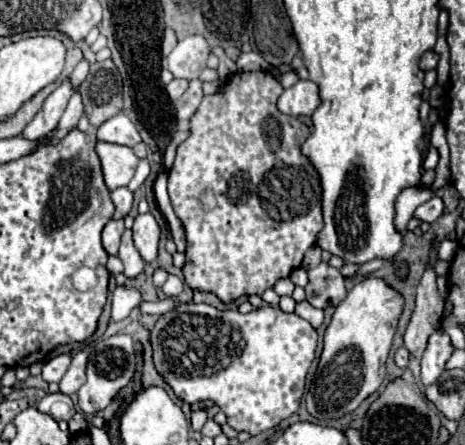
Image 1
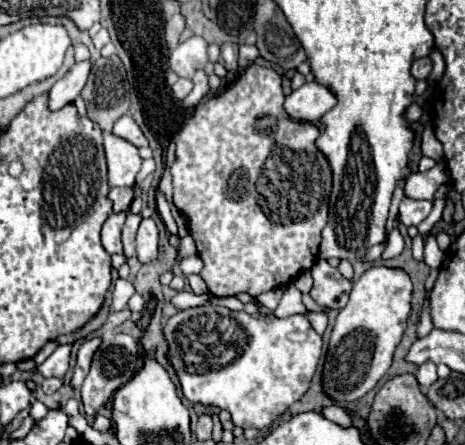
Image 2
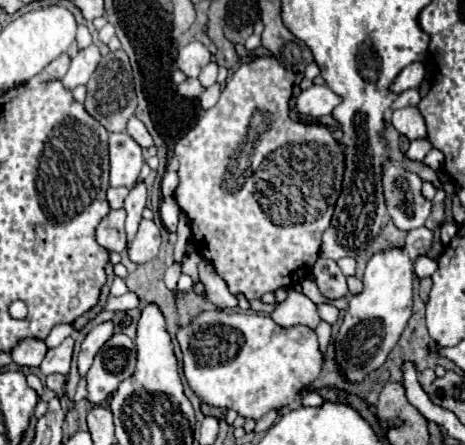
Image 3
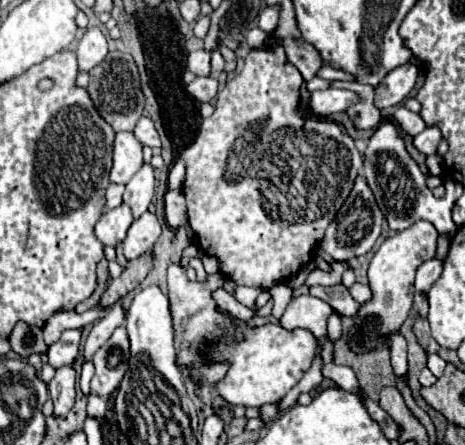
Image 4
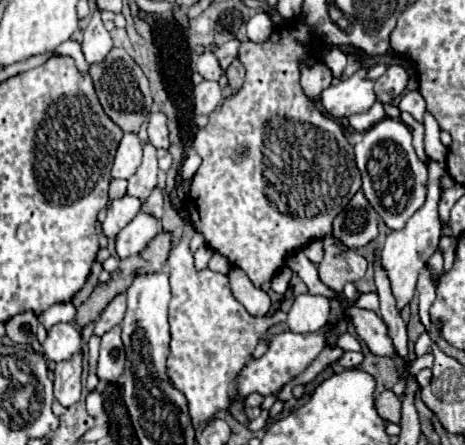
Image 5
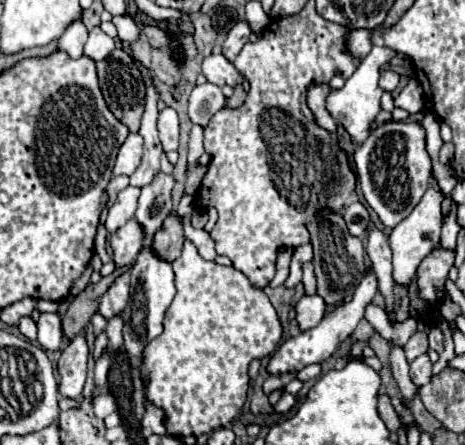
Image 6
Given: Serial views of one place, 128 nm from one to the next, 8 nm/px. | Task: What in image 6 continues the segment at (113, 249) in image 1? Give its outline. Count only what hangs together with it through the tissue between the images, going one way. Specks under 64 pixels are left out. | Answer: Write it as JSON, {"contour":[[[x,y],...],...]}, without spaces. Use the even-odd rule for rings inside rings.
{"contour":[[[128,186],[126,190],[122,190],[116,198],[116,202],[110,206],[108,210],[108,218],[106,218],[106,228],[108,232],[116,232],[118,228],[122,228],[130,218],[134,218],[136,212],[136,204],[138,204],[138,196],[140,196],[140,188],[132,188]]]}

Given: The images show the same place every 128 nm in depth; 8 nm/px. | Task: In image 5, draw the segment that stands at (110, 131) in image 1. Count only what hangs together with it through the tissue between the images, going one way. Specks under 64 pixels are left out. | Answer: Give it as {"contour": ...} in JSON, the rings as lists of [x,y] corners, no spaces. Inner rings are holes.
{"contour":[[[154,112],[148,118],[148,138],[156,148],[168,148],[168,130],[162,112]]]}

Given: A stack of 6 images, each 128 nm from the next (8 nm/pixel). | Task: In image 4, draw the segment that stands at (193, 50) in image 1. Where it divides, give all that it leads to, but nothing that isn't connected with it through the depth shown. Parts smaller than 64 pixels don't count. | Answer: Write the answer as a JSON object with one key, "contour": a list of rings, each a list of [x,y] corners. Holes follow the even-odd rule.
{"contour":[[[194,50],[186,58],[186,68],[196,76],[210,74],[210,52],[208,50]]]}

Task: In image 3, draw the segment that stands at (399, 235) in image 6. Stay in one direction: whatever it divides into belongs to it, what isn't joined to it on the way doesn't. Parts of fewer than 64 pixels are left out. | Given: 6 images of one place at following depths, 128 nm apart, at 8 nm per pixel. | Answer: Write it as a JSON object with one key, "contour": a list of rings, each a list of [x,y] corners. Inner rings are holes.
{"contour":[[[424,226],[414,228],[408,232],[404,248],[388,248],[374,254],[368,260],[362,282],[364,290],[356,296],[350,296],[348,310],[334,340],[338,372],[348,382],[360,384],[370,372],[378,370],[386,362],[390,350],[396,346],[412,314],[414,260],[426,254],[430,244],[432,244],[432,232]]]}

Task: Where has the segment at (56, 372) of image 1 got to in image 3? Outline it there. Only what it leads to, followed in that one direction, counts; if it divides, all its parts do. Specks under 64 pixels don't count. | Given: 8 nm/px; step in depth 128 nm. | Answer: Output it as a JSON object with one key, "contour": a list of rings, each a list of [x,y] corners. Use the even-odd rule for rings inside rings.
{"contour":[[[68,336],[58,348],[52,348],[46,352],[42,364],[40,364],[40,374],[68,374],[70,370],[70,360],[72,360],[72,350],[74,350],[74,340]]]}

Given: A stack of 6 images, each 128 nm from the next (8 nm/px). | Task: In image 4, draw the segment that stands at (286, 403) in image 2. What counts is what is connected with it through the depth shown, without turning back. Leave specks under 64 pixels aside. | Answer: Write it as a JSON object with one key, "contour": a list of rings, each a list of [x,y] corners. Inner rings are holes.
{"contour":[[[264,324],[246,326],[242,330],[242,340],[234,332],[228,332],[216,342],[200,342],[198,350],[212,364],[228,364],[226,376],[214,384],[216,392],[228,404],[260,408],[262,404],[274,404],[282,400],[288,390],[304,376],[304,372],[312,366],[316,344],[310,340],[308,330],[284,330],[280,324]]]}

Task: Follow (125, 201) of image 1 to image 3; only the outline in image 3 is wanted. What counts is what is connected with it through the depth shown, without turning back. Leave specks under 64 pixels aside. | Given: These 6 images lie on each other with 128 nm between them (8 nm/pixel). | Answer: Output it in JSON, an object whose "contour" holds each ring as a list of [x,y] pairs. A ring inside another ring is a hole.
{"contour":[[[108,188],[110,208],[122,208],[126,196],[128,196],[128,188]]]}

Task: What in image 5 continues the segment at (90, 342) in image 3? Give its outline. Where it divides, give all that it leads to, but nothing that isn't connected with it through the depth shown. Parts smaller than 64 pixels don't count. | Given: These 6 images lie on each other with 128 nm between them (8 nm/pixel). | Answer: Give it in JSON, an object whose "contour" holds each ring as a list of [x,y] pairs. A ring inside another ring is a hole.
{"contour":[[[120,294],[120,296],[116,296],[116,298],[106,306],[106,310],[102,312],[100,320],[96,320],[94,334],[96,334],[96,336],[102,336],[102,334],[106,334],[108,330],[112,330],[114,326],[118,326],[118,324],[124,320],[124,314],[126,314],[126,296]]]}

